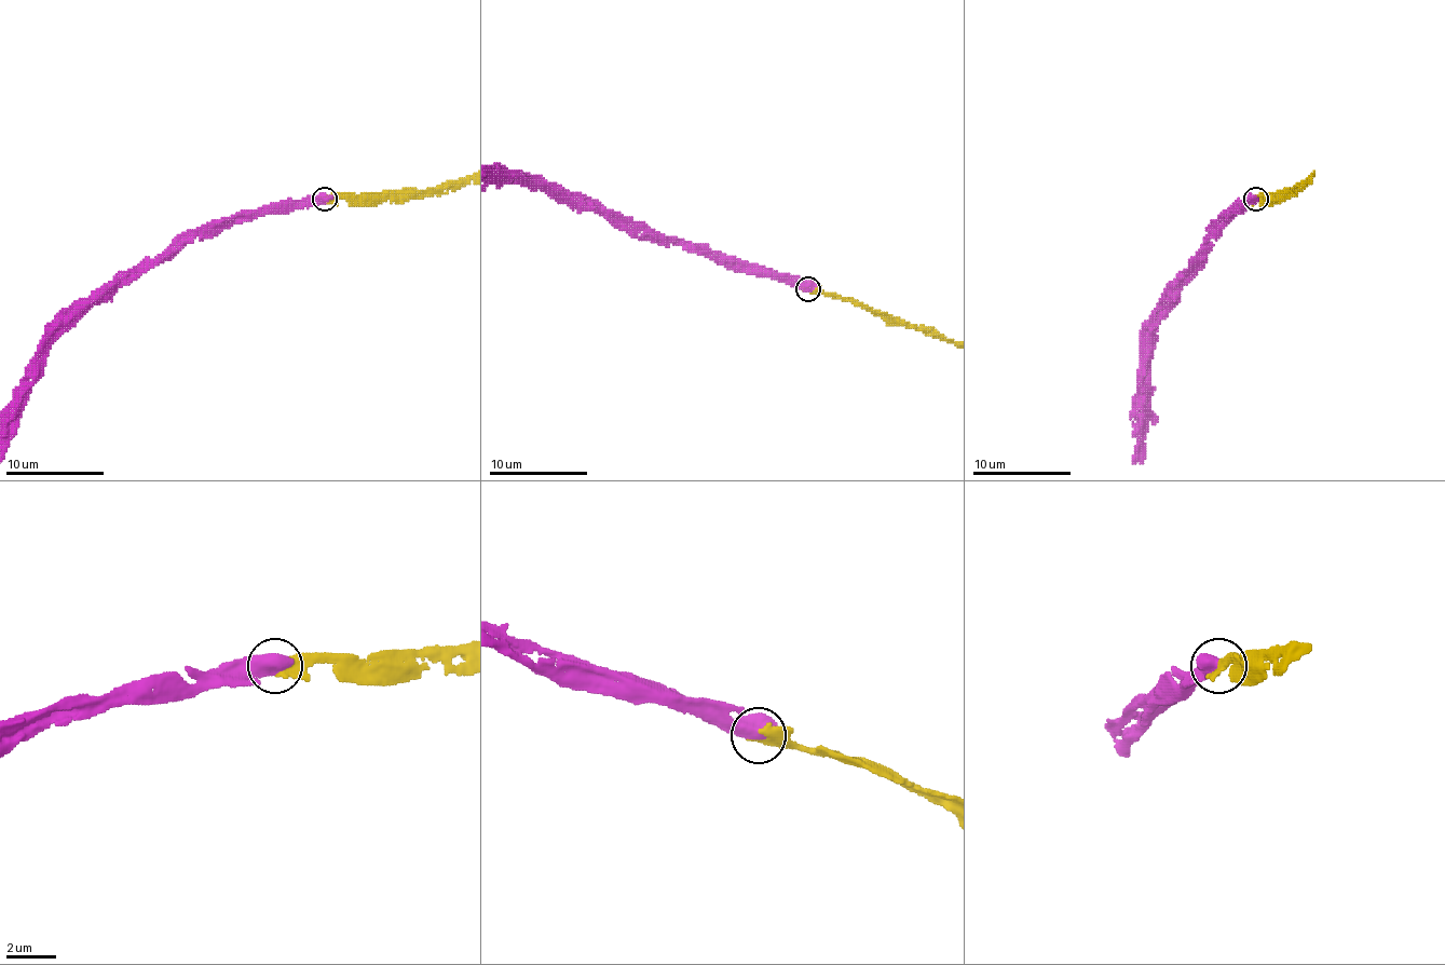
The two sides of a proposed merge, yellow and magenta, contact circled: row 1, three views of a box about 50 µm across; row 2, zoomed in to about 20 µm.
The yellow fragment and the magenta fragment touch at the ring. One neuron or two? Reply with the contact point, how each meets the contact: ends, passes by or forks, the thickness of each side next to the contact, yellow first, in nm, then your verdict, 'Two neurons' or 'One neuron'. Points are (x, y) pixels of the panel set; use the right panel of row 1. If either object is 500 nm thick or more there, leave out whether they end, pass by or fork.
Place: (1256, 199). Thickness 280 nm (yellow) against 750 nm. One neuron

